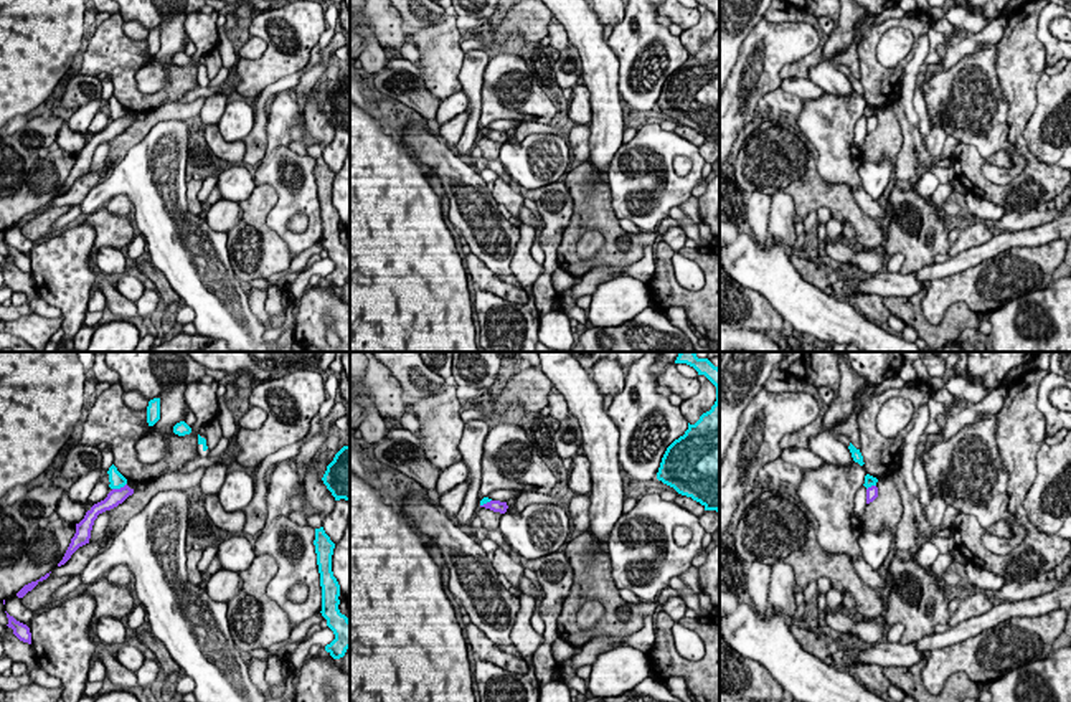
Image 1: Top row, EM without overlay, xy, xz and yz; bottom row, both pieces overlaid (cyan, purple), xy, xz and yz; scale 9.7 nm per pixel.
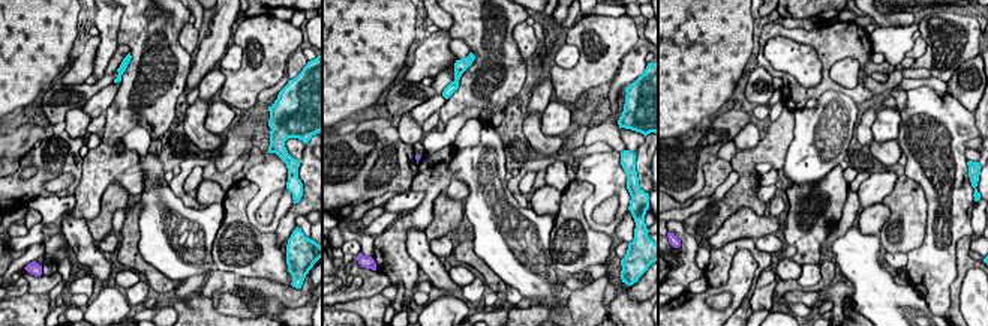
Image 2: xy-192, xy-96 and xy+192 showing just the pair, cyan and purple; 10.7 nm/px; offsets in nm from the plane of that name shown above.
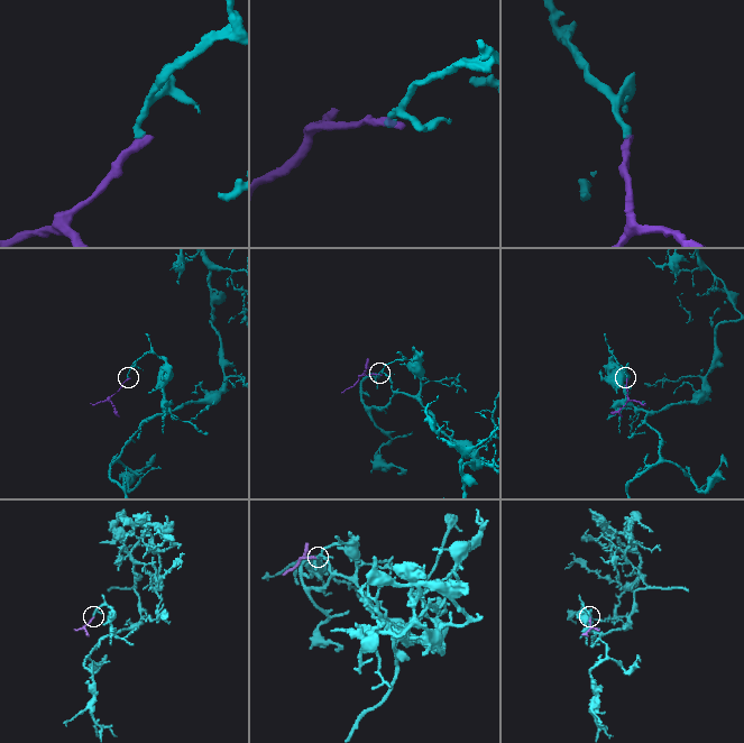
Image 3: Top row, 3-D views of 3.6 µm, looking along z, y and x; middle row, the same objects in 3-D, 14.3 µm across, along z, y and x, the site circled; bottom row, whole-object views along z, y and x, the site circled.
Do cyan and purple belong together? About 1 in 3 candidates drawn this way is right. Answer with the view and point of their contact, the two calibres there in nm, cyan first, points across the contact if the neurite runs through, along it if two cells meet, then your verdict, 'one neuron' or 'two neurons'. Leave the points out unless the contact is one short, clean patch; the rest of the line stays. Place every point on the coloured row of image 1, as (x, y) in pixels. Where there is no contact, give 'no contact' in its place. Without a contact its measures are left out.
meets cyan in xy at (119, 488); 140 nm thick on the cyan side, 160 nm on the other; border along xy (126, 483), (113, 489); two neurons

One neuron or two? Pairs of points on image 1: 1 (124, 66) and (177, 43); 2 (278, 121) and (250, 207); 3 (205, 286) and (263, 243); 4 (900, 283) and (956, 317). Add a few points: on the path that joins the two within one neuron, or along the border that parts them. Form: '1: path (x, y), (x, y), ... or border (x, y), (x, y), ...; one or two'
1: border (172, 61), (165, 86), (152, 93), (136, 88); two
2: border (256, 184), (268, 184), (278, 197), (266, 223); two
3: border (226, 233), (230, 266), (240, 279); two
4: border (926, 288), (906, 296), (891, 298); two

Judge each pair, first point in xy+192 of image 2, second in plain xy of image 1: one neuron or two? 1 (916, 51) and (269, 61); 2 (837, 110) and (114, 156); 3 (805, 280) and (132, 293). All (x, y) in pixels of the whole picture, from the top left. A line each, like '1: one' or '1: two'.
1: two
2: two
3: two

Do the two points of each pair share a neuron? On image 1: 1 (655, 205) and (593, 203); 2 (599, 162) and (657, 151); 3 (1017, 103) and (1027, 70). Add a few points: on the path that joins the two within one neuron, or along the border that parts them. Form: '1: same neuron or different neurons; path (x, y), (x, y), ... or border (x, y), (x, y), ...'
1: different neurons; border (604, 180), (611, 190), (611, 207), (618, 215)
2: different neurons; border (622, 142), (611, 161), (606, 180)
3: same neuron; path (1020, 94), (1020, 78)

